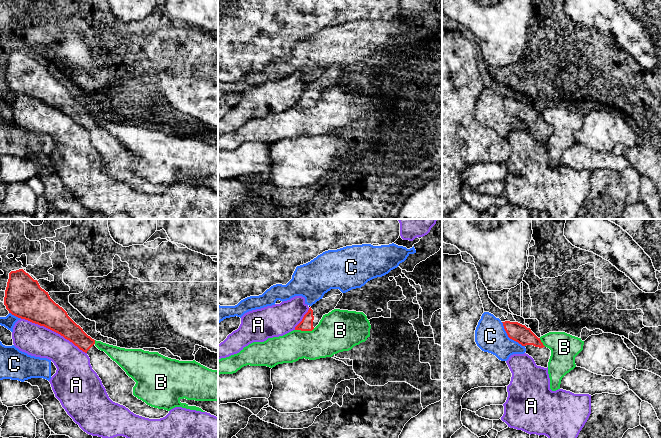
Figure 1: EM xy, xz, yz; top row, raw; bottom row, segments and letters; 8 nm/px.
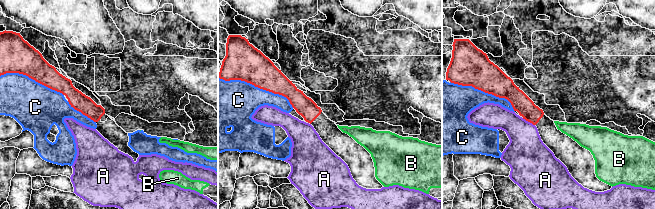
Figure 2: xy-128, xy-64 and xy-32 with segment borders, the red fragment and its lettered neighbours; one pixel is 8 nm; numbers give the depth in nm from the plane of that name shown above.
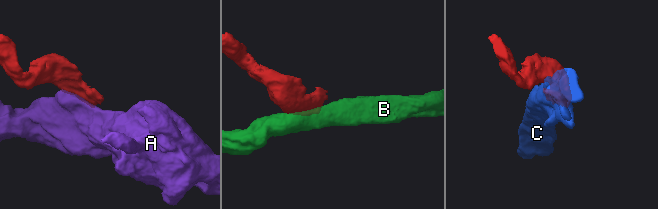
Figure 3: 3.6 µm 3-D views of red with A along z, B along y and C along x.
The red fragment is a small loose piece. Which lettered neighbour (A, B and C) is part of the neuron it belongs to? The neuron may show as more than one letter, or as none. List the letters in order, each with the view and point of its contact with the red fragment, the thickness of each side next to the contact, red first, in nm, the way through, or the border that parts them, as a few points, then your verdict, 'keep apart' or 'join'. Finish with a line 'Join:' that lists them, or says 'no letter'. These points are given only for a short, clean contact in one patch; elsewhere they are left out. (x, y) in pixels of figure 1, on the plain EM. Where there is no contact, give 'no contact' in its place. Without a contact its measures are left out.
A: xy (54, 107) | 260/260 nm | keep apart
B: xz (304, 106) | 100/320 nm | keep apart
C: yz (509, 113) | 150/260 nm | keep apart
Join: no letter

